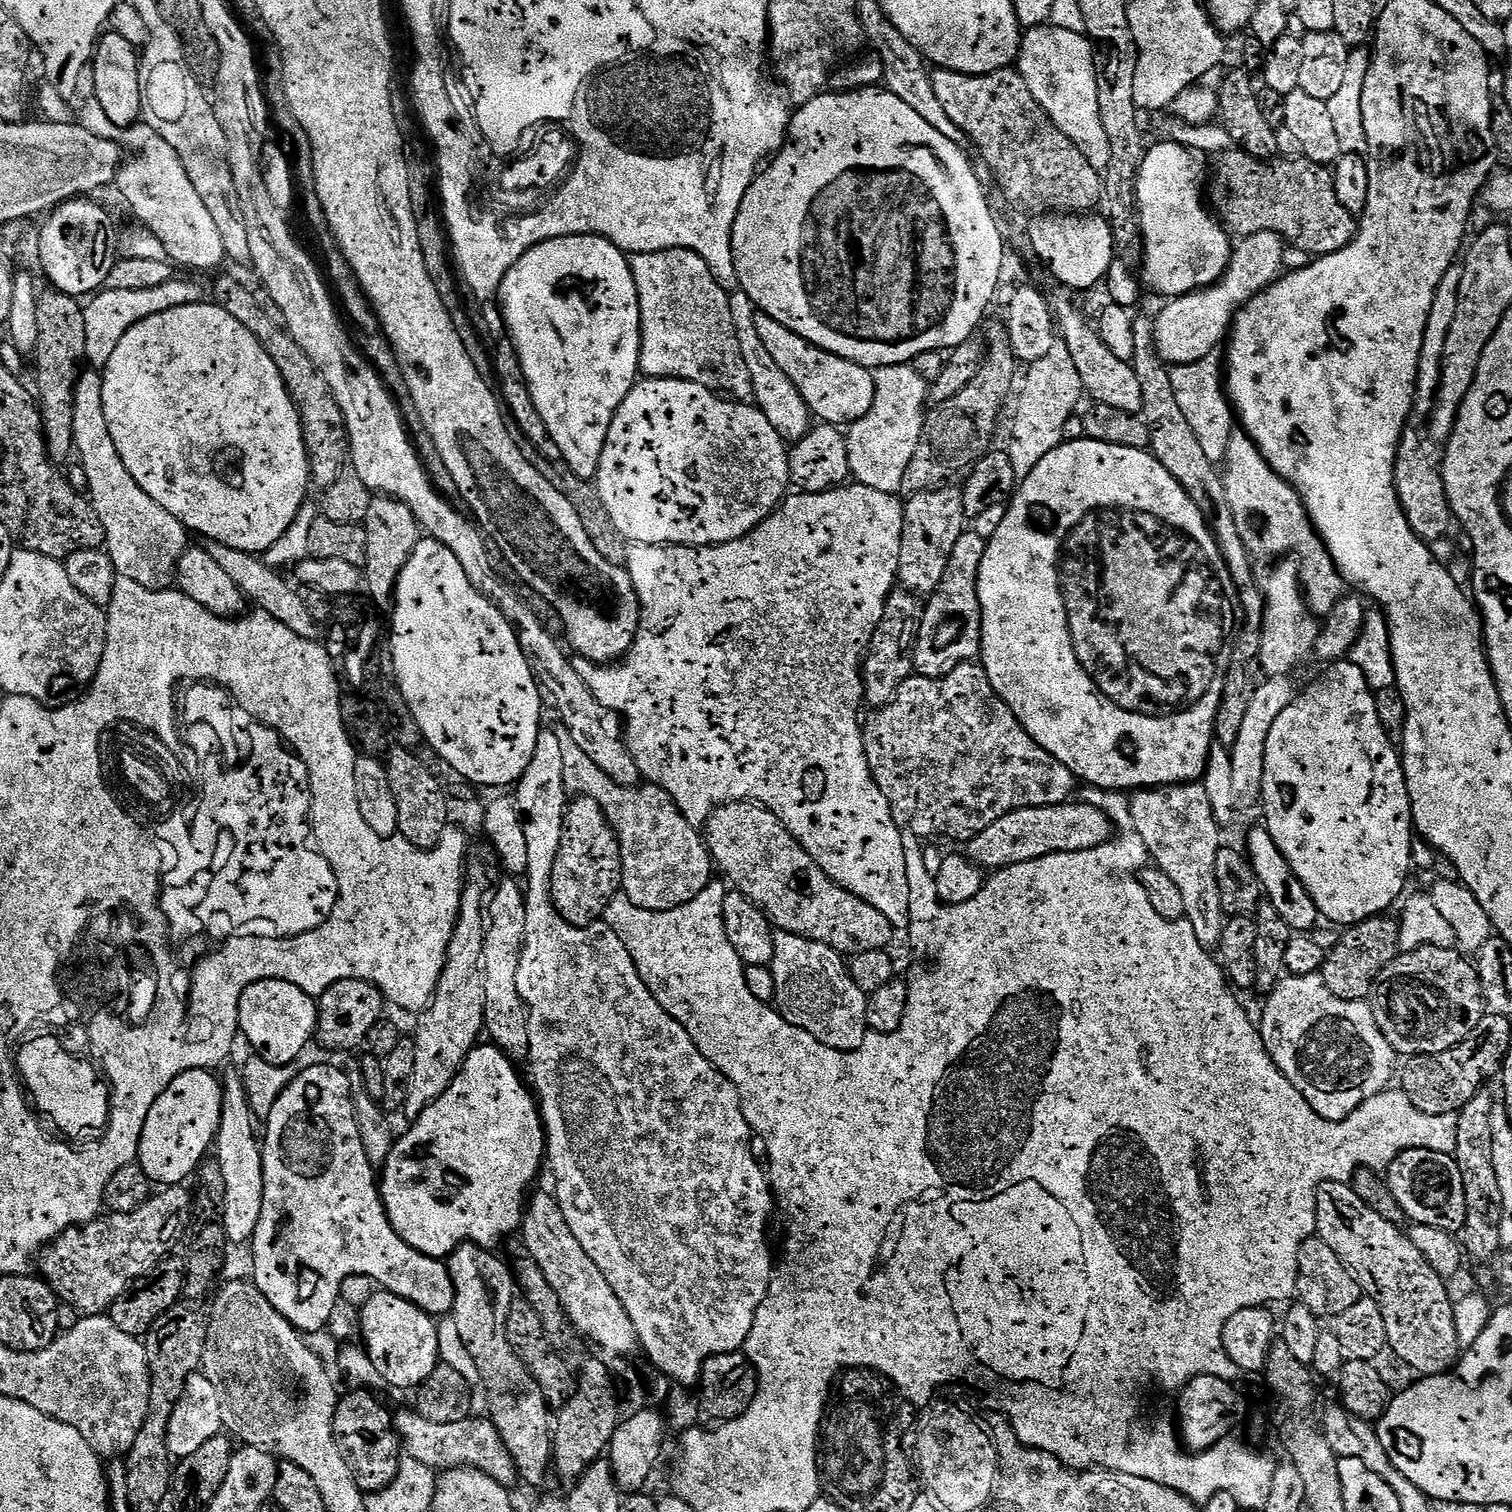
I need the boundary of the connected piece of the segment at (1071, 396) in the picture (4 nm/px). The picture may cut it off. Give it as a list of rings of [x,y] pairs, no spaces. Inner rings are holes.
[[[1057,342],[1050,350],[1050,354],[1046,354],[1046,358],[1031,364],[1027,371],[1028,373],[1024,376],[1024,385],[1020,388],[1020,401],[1017,402],[1016,413],[1012,416],[1012,437],[1006,445],[1006,451],[1017,478],[1029,476],[1034,466],[1038,466],[1038,462],[1042,462],[1042,458],[1050,454],[1050,450],[1065,443],[1062,426],[1066,426],[1066,422],[1077,411],[1076,403],[1079,402],[1080,396],[1082,400],[1084,392],[1082,382],[1078,378],[1078,370],[1074,370],[1074,362],[1070,358],[1070,350],[1063,342]]]

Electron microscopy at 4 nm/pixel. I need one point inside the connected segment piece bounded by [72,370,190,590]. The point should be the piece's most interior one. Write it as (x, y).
(145, 543)

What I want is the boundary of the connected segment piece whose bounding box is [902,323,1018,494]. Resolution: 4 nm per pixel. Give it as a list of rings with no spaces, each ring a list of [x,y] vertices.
[[[1000,323],[986,328],[983,329],[983,339],[986,341],[984,360],[970,386],[965,386],[959,394],[954,394],[950,402],[935,405],[924,417],[914,458],[910,458],[910,466],[906,466],[902,487],[905,493],[932,492],[936,488],[951,485],[955,481],[952,479],[960,471],[963,473],[971,469],[993,447],[992,435],[996,432],[1000,411],[1008,400],[1008,391],[1012,388],[1014,368],[1018,366],[1018,361],[1012,353],[1007,327]]]

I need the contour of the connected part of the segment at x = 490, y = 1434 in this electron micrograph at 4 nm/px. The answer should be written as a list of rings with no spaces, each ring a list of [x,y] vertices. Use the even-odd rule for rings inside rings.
[[[409,1410],[409,1412],[400,1413],[397,1411],[394,1423],[403,1451],[409,1457],[424,1463],[425,1466],[435,1470],[467,1466],[489,1475],[495,1482],[512,1486],[512,1483],[517,1483],[518,1473],[510,1450],[506,1450],[506,1442],[502,1442],[500,1431],[493,1426],[491,1419],[476,1419],[469,1418],[462,1422],[443,1424],[442,1422],[430,1422],[422,1418],[419,1412]]]

